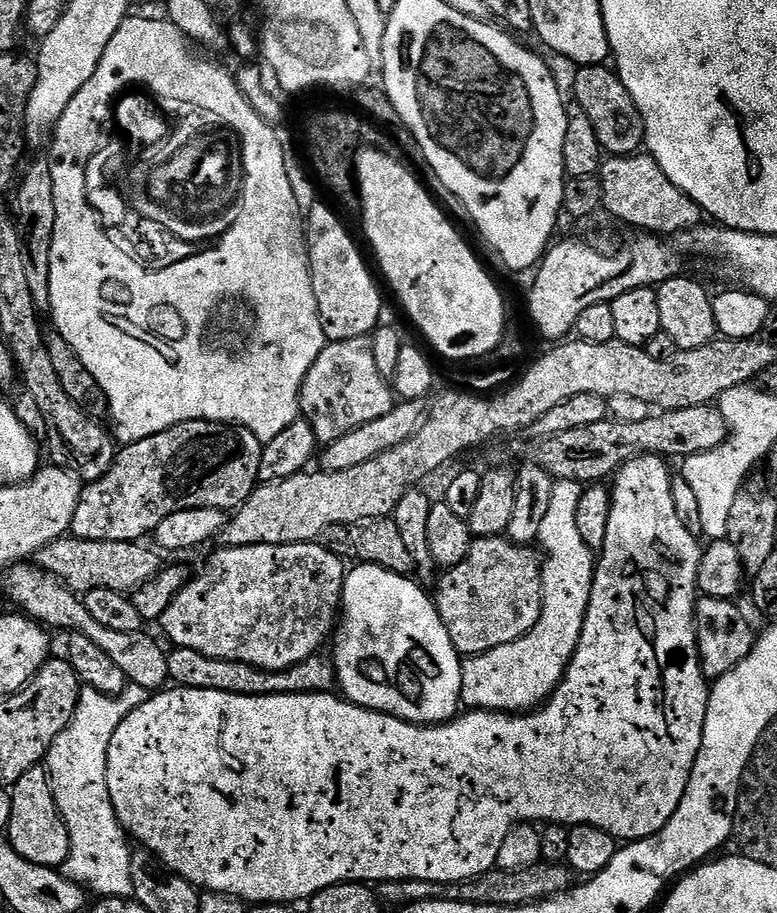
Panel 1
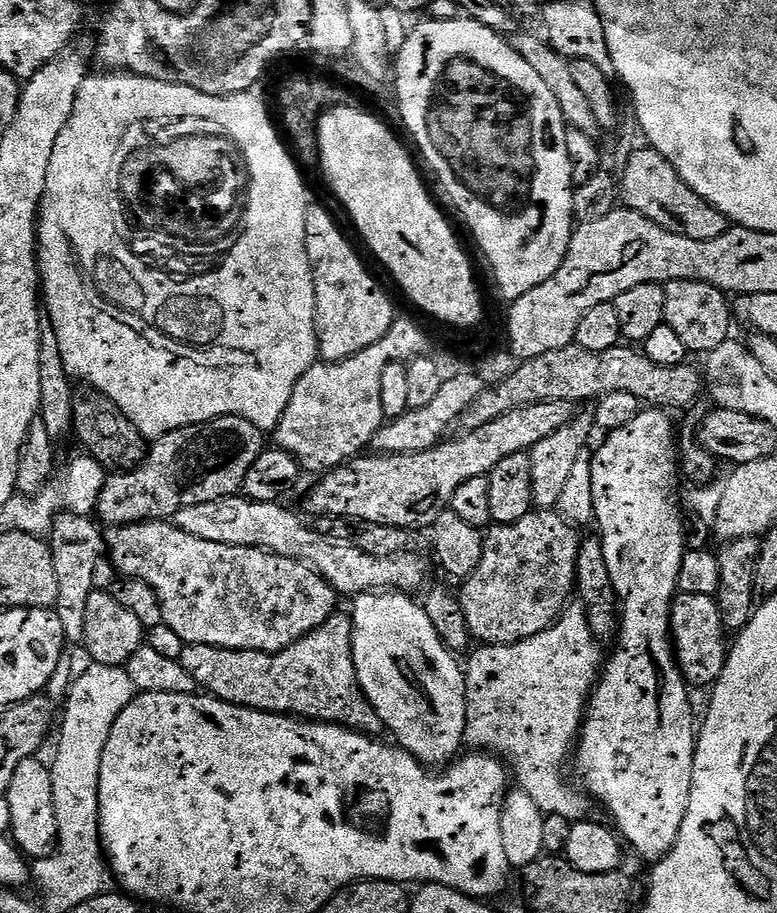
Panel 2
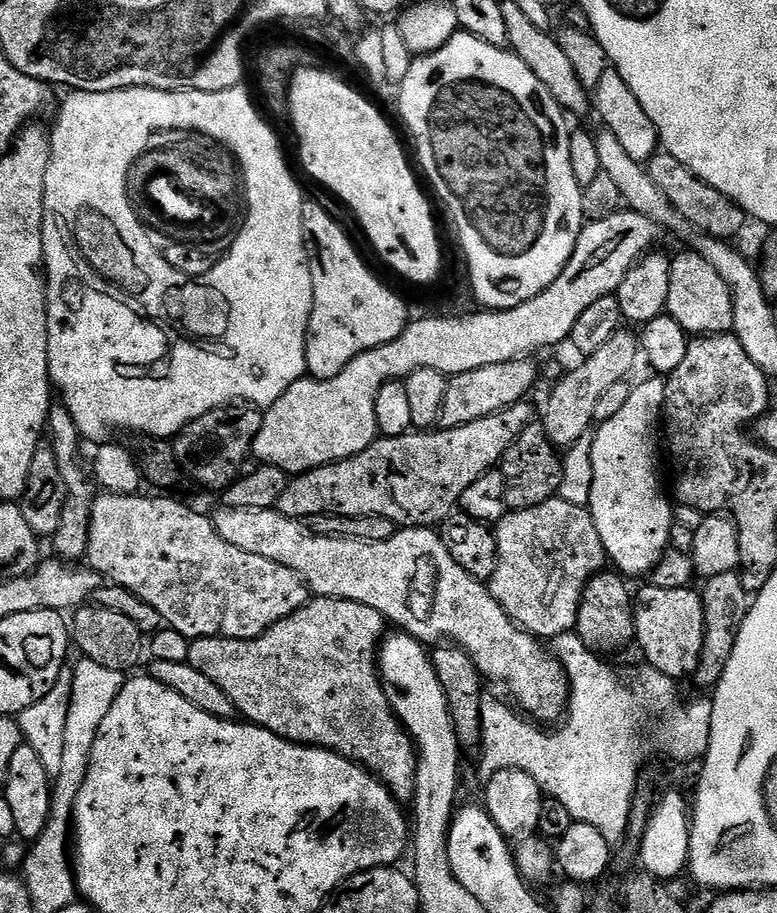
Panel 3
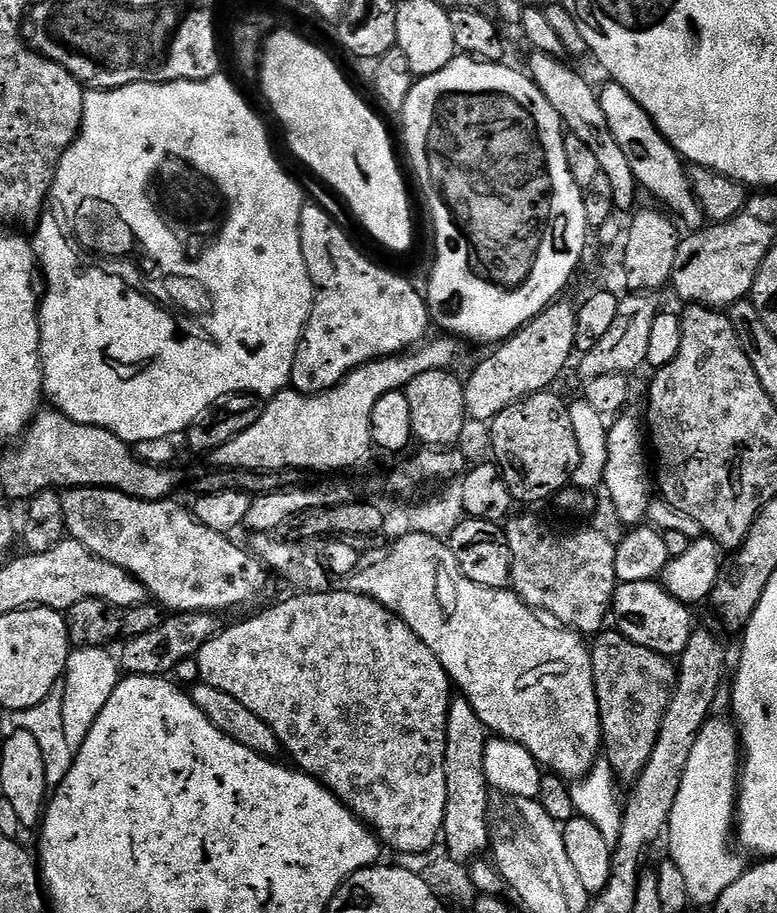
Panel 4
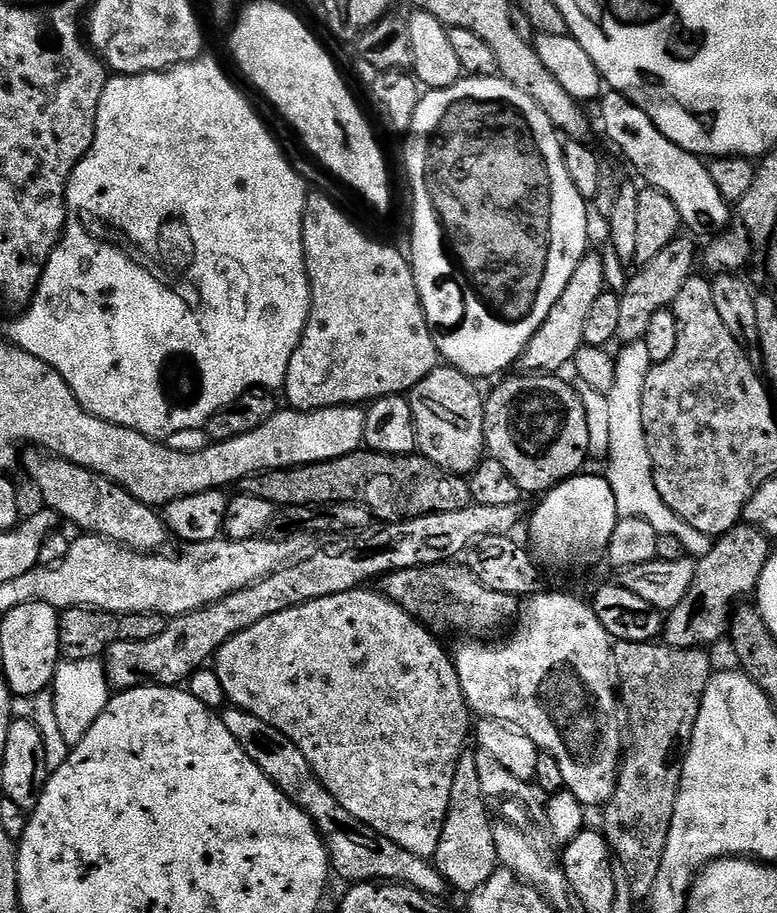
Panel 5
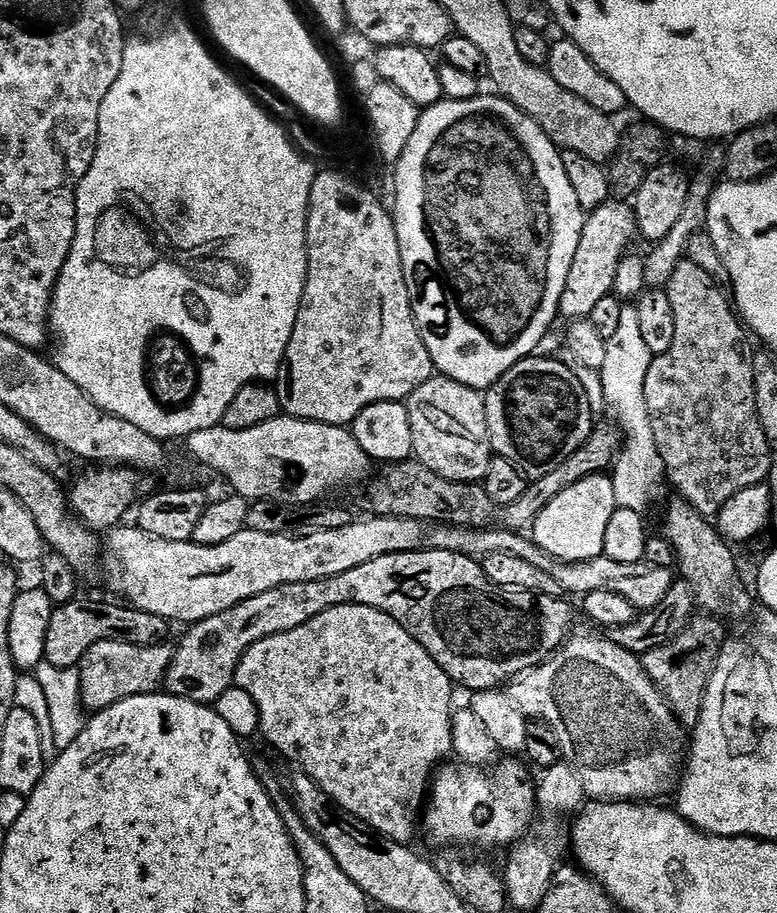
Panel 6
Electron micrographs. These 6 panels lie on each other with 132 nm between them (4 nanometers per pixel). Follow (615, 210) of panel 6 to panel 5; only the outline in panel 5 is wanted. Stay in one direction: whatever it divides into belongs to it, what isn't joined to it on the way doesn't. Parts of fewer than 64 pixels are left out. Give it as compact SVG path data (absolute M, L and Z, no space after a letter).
M586 254L582 262L578 262L578 270L570 274L570 282L566 282L566 290L562 290L562 298L554 302L546 322L538 326L534 338L526 346L522 357L522 364L525 364L527 371L532 374L556 374L567 369L571 365L574 354L585 347L584 330L586 317L592 304L598 299L598 294L606 291L603 276L603 262L599 255Z

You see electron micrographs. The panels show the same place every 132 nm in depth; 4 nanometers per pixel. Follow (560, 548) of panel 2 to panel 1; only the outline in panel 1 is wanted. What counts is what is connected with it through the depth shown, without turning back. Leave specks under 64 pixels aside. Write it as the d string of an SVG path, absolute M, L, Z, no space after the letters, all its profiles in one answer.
M507 535L473 539L468 557L458 562L458 566L447 569L439 577L440 585L437 586L436 592L434 591L440 621L446 626L446 634L450 634L450 642L454 642L461 657L481 656L483 652L506 646L534 630L542 614L543 574L542 556L535 547L516 544L509 540Z

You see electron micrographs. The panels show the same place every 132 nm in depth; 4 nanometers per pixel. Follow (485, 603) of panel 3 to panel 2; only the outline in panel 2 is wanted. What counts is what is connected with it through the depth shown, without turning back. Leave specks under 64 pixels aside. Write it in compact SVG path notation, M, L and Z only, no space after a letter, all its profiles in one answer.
M237 494L218 498L214 502L202 502L198 506L186 506L186 510L176 512L174 522L186 530L186 534L206 538L206 542L264 548L267 552L306 562L320 572L322 578L326 578L326 582L341 597L355 598L362 592L380 590L385 586L405 594L416 594L416 591L419 593L425 587L424 575L428 572L428 564L413 550L405 550L393 556L368 554L350 542L318 534L284 506L280 502L258 502Z

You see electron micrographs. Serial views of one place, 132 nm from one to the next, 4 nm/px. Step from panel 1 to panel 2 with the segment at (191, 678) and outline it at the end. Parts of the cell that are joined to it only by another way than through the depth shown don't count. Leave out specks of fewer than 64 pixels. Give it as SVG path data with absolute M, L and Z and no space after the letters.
M347 611L333 612L326 622L298 638L298 642L286 650L255 652L219 648L213 644L184 644L181 649L178 659L186 674L217 700L259 712L277 712L280 716L337 724L373 738L385 731L354 670L352 617Z

